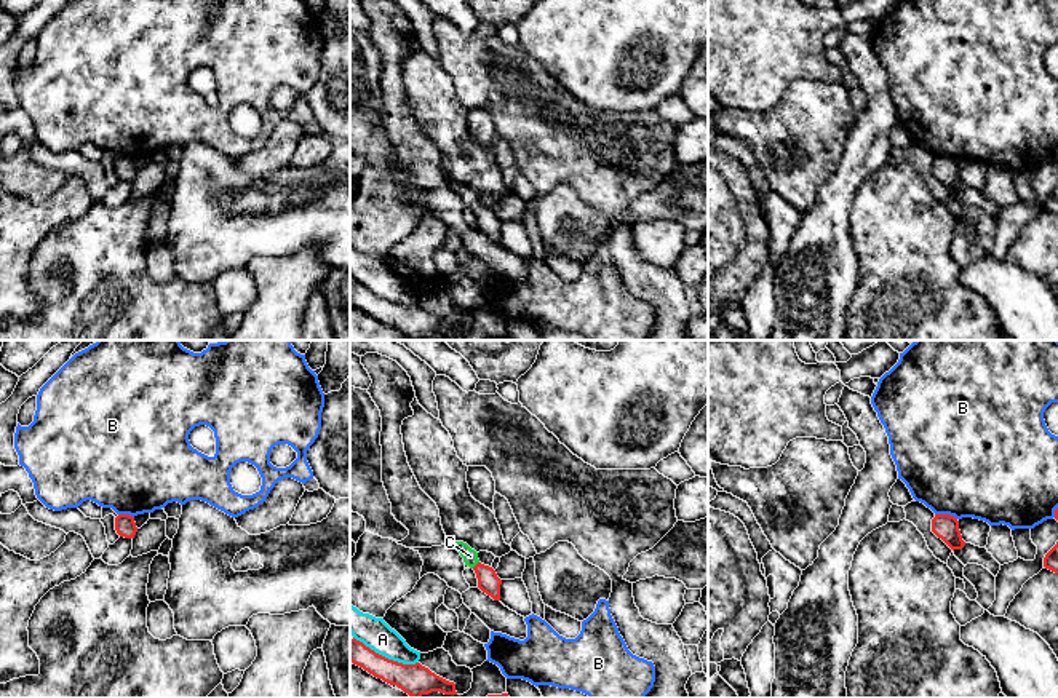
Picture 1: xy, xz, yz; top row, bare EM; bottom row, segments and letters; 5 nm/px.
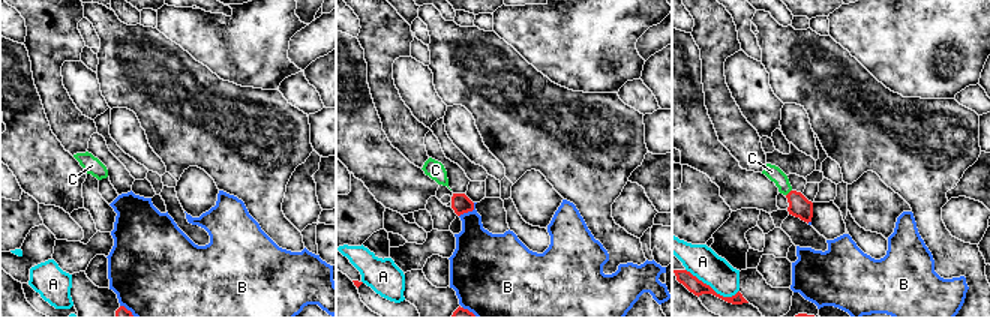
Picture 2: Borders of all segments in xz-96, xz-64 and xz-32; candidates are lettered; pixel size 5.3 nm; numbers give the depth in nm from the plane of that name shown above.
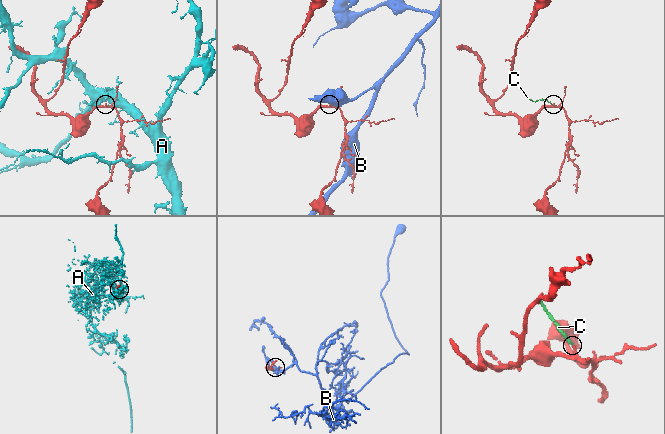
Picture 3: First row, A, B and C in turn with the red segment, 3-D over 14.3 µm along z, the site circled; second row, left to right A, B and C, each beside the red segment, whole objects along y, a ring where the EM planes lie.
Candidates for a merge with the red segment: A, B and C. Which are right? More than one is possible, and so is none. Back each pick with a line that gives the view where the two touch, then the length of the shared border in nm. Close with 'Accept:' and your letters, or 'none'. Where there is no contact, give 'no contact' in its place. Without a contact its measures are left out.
C: contact in xz; length 50 nm
Accept: C

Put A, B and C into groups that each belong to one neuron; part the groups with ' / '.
A / B / C

